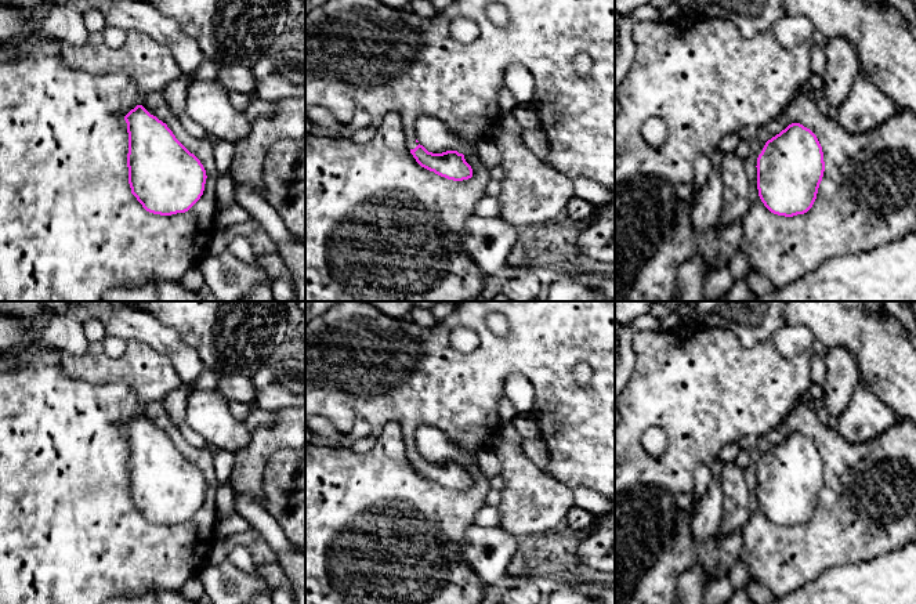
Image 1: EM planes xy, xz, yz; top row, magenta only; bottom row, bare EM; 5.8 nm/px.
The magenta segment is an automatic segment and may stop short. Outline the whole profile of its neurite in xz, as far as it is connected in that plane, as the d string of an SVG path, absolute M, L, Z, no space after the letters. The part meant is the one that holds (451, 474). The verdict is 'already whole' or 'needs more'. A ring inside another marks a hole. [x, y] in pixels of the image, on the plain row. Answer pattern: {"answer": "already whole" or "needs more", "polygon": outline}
{"answer": "needs more", "polygon": "M340 301L305 325L305 422L319 415L329 419L338 433L350 433L363 420L374 434L387 423L397 422L416 471L453 491L471 488L471 475L457 460L428 462L416 448L416 430L434 426L456 442L464 456L477 456L496 435L502 422L499 399L504 395L507 376L513 373L525 376L533 386L533 408L528 415L537 422L540 438L547 445L547 474L568 488L586 487L615 496L615 301L464 301L432 328L390 318L366 301ZM492 312L508 321L504 336L488 328L486 317ZM456 328L467 328L478 336L479 344L473 352L461 354L450 346L449 337ZM579 364L591 368L589 383L575 379Z"}

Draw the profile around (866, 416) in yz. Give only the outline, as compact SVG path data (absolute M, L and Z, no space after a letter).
M859 381L848 406L839 416L837 431L848 442L866 442L887 431L897 420L898 415L865 381Z

